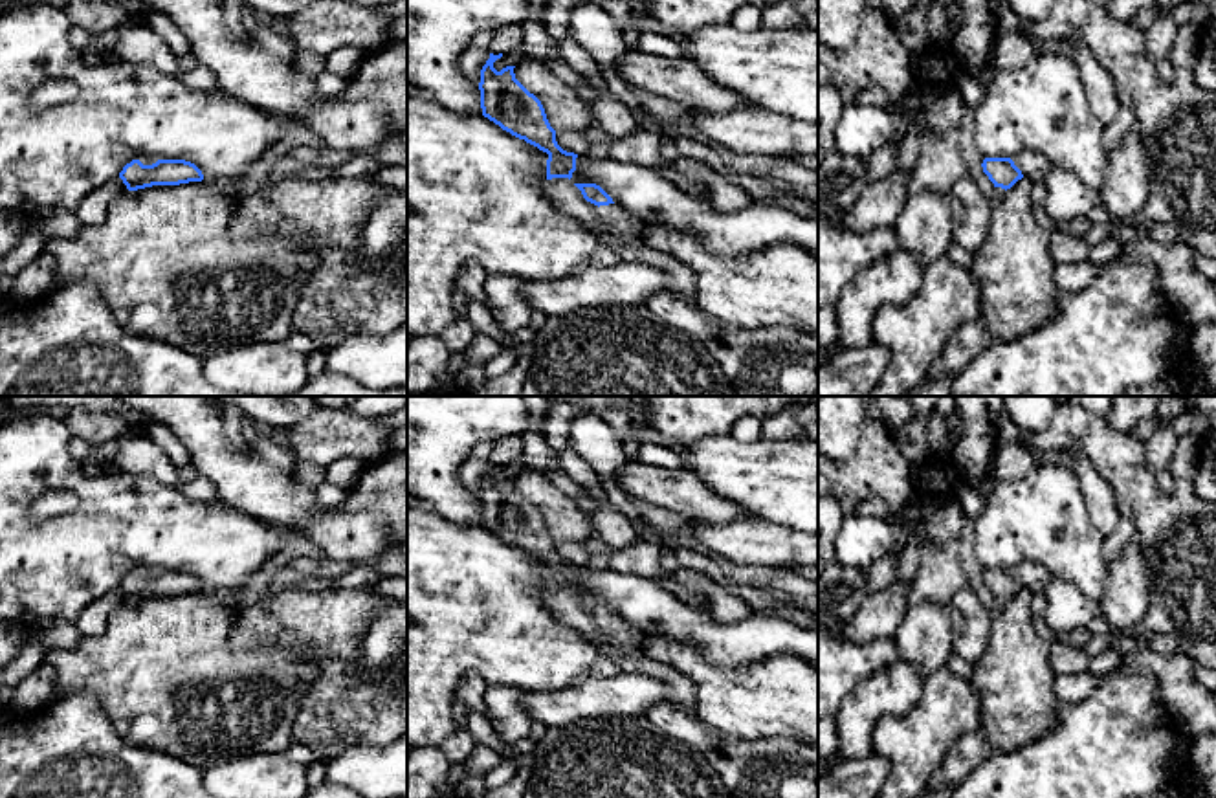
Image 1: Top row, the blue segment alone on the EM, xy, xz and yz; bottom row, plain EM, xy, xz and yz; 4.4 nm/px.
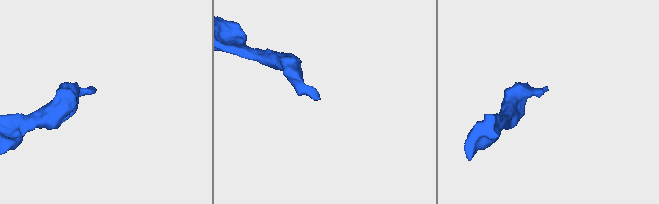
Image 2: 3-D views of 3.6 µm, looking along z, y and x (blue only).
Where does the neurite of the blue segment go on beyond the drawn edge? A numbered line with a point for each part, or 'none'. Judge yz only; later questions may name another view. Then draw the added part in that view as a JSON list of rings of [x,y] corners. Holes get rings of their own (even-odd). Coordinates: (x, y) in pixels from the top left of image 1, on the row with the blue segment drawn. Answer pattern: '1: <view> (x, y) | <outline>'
1: yz (1033, 166) | [[[1031,150],[1016,154],[1012,161],[1033,183],[1044,182],[1045,172],[1055,167],[1045,156]]]

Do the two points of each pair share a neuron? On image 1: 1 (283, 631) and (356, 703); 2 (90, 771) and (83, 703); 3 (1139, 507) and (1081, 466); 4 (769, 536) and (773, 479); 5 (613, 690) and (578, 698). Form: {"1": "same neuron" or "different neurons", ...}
{"1": "same neuron", "2": "same neuron", "3": "different neurons", "4": "different neurons", "5": "same neuron"}

